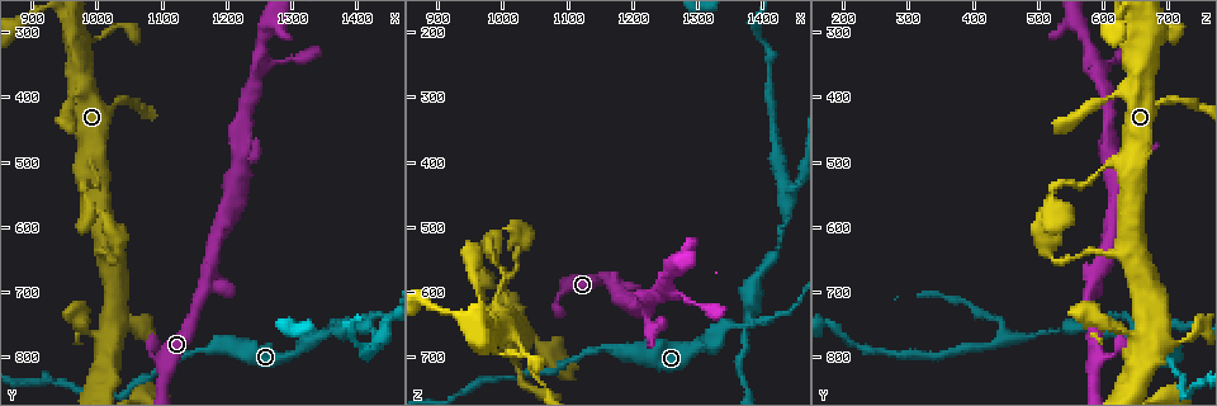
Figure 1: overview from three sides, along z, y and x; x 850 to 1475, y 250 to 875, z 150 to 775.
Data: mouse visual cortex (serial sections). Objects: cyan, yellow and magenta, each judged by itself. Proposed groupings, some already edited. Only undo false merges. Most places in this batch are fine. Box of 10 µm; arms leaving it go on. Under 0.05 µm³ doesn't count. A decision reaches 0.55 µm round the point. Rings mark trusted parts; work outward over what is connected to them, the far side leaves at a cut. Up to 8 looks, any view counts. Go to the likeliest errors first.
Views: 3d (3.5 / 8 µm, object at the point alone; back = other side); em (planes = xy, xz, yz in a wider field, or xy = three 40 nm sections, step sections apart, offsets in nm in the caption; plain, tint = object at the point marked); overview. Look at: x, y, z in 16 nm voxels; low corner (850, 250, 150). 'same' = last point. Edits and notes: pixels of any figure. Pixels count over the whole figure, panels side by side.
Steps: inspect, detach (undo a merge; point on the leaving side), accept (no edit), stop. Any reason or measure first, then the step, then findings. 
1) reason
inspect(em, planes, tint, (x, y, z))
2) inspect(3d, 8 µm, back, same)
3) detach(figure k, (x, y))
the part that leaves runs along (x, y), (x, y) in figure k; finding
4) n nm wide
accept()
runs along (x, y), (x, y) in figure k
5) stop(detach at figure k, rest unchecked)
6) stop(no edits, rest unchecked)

inspect(3d, 8 µm, (1370, 760, 655))

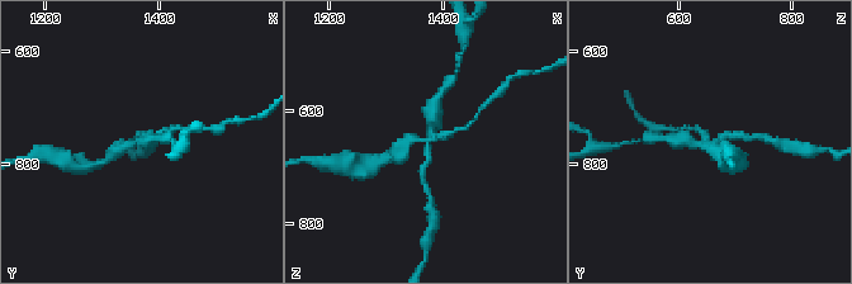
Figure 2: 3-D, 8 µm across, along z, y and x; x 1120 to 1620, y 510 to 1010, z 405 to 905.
4 arms; arms of 150, 200, 350, 350 nm
inspect(em, xy, step 5, tint, same)

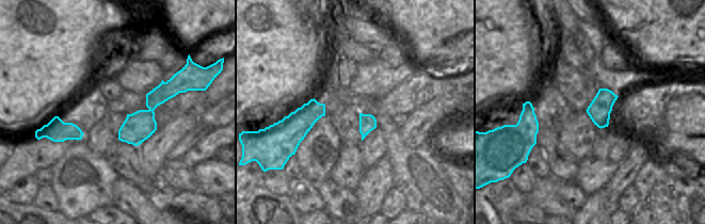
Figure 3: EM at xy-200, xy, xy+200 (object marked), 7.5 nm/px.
detach(figure 2, (684, 138))
the part that leaves runs along (431, 135), (434, 104), (443, 93) in figure 2; a second cell is stuck on

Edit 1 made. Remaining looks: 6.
small branch off a trunk
inspect(3d, 3.5 µm, back, (980, 320, 690))

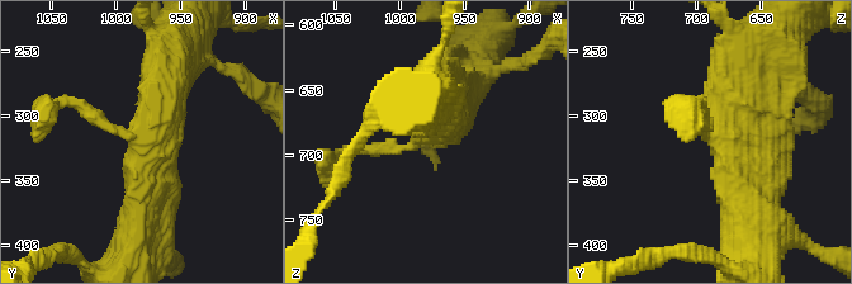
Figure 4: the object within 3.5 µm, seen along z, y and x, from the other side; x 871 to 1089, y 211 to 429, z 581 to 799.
need the tissue
inspect(em, xy, step 5, tint, (982, 314, 684))

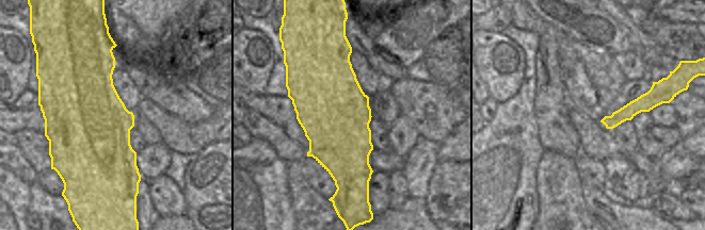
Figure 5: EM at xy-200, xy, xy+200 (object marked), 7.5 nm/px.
accept()
runs along (145, 197), (167, 76), (195, 56) in figure 4; one cell here

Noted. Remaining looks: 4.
narrows sharply
inspect(3d, 3.5 µm, (1295, 340, 615))

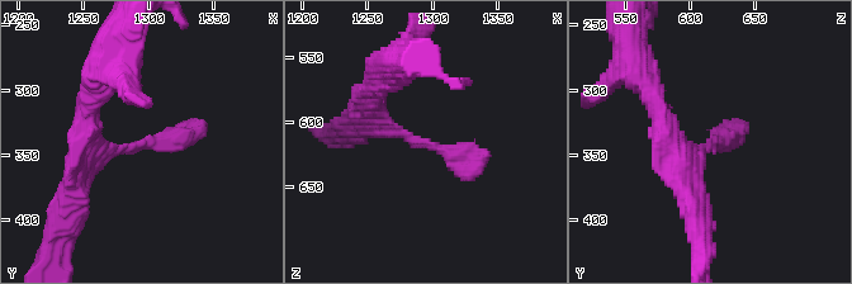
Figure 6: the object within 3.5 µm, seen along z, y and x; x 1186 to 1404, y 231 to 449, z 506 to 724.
now the EM
inspect(em, xy, step 1, tint, (1296, 342, 618))

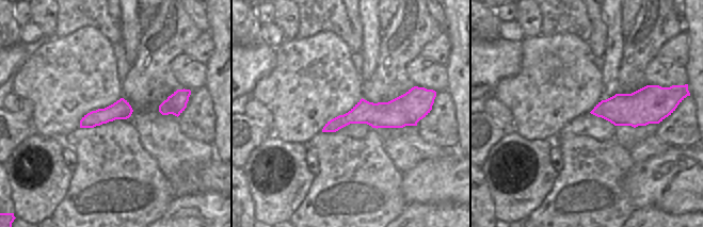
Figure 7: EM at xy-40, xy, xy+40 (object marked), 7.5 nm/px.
accept()
runs along (421, 107), (357, 114), (325, 129) in figure 7; all the same cell

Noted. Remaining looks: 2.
stop(detach at figure 2, rest unchecked)

